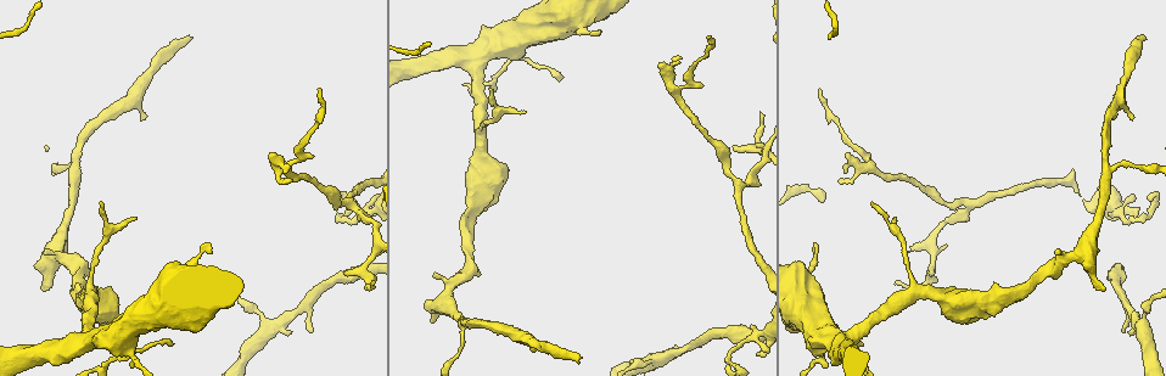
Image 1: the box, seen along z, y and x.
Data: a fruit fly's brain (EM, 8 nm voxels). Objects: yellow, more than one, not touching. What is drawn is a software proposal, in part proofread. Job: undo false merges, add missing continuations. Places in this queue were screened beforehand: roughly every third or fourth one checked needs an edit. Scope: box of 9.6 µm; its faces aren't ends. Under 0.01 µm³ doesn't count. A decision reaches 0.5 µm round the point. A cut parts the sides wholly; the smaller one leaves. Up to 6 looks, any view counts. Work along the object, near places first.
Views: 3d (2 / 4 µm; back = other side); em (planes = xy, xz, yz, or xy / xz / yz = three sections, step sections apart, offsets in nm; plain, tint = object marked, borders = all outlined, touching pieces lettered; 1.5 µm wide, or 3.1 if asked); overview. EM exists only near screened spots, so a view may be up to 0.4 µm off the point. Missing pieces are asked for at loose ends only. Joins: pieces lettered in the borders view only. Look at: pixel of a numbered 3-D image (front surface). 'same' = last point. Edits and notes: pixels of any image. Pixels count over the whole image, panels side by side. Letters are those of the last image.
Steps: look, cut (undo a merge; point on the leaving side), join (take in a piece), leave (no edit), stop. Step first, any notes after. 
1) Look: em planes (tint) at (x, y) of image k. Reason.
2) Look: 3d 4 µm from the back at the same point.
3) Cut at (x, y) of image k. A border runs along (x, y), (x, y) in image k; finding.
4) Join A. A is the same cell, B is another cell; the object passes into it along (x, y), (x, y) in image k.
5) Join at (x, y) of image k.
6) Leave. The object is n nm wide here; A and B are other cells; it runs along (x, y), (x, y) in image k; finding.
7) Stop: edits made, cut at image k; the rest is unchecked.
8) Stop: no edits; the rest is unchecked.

Look: 3d 2 µm from the back at (463, 320) of image 1. Branch point.

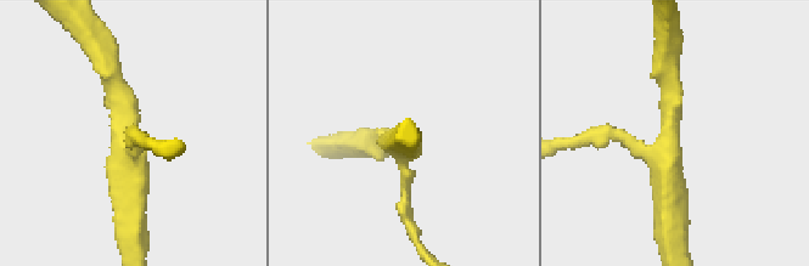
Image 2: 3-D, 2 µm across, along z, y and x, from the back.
Look: em planes (tint) at (667, 167) of image 2. 3 arms meet here; shape alone is not enough.

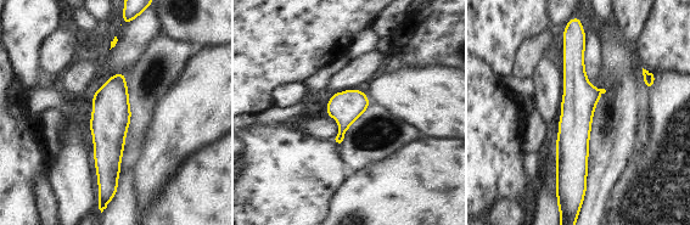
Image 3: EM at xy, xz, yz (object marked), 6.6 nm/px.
Look: em planes (borders) at the same point. See the neighbours.

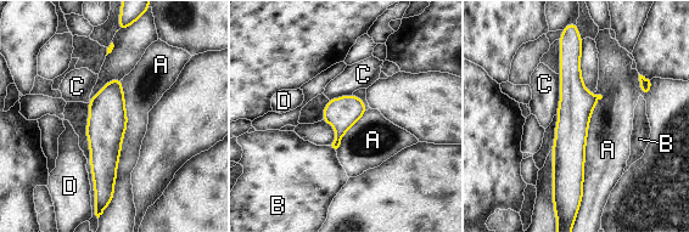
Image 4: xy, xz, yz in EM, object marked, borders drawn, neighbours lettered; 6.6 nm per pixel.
Leave. A, B, C and D are other cells; a border runs along (123, 79), (127, 129), (111, 201) in image 4; one neuron here.

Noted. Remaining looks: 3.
Look: 3d 2 µm at (1140, 39) of image 1. Free end.

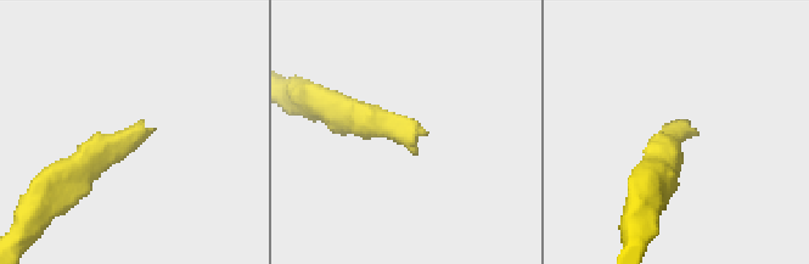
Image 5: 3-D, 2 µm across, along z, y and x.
Look: em planes (plain) at (677, 124) of image 5. Now the EM.

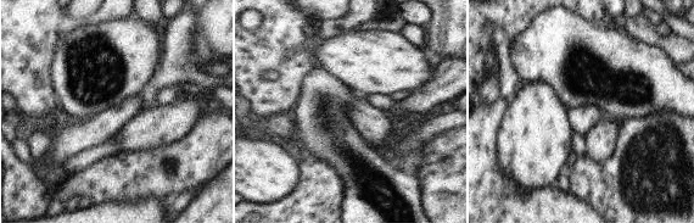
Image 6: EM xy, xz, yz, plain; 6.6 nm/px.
Look: em planes (borders) at the same point.

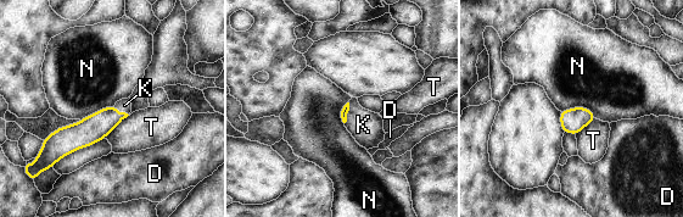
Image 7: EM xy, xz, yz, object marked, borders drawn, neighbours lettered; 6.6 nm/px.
Join K. K is the same cell, D, N and T are other cells; the object passes into it along (343, 113), (347, 112), (367, 127) in image 7; it goes on there.

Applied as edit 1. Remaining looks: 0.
Stop: edits made, join at image 7; the rest is unchecked.

